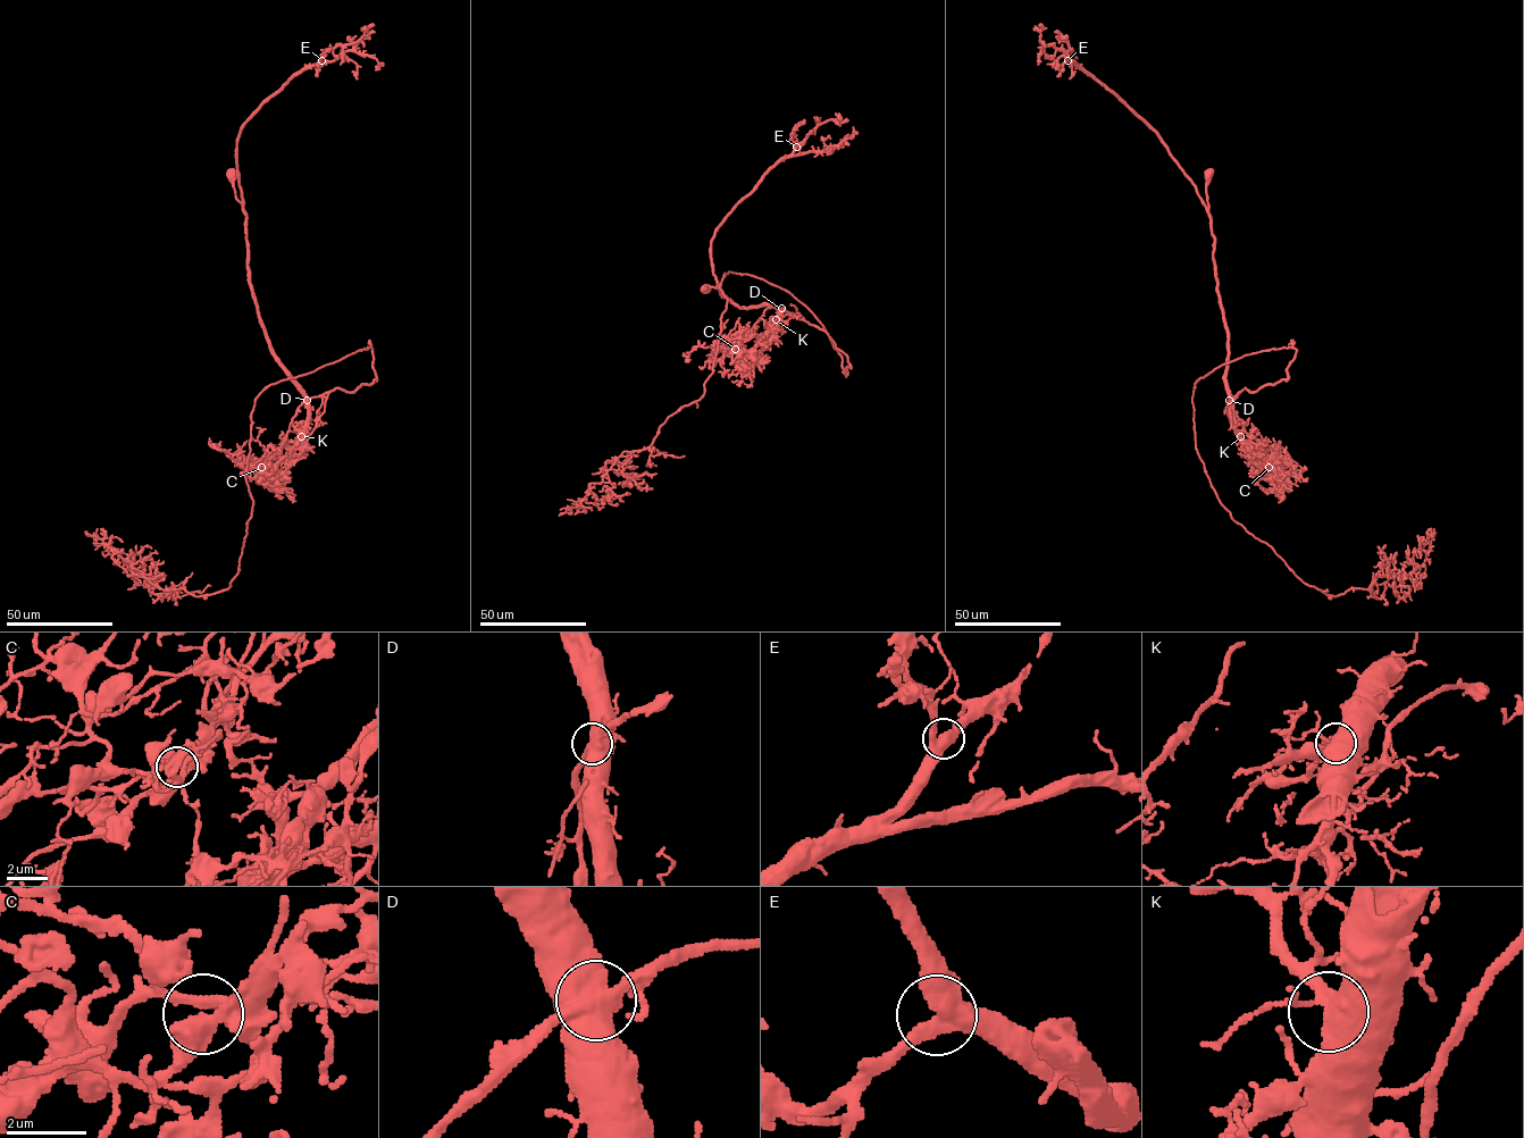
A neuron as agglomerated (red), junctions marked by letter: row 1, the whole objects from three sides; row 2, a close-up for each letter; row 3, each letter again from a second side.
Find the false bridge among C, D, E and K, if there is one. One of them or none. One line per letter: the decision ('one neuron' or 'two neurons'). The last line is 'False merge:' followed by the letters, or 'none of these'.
C: one neuron
D: two neurons
E: one neuron
K: one neuron
False merge: D

